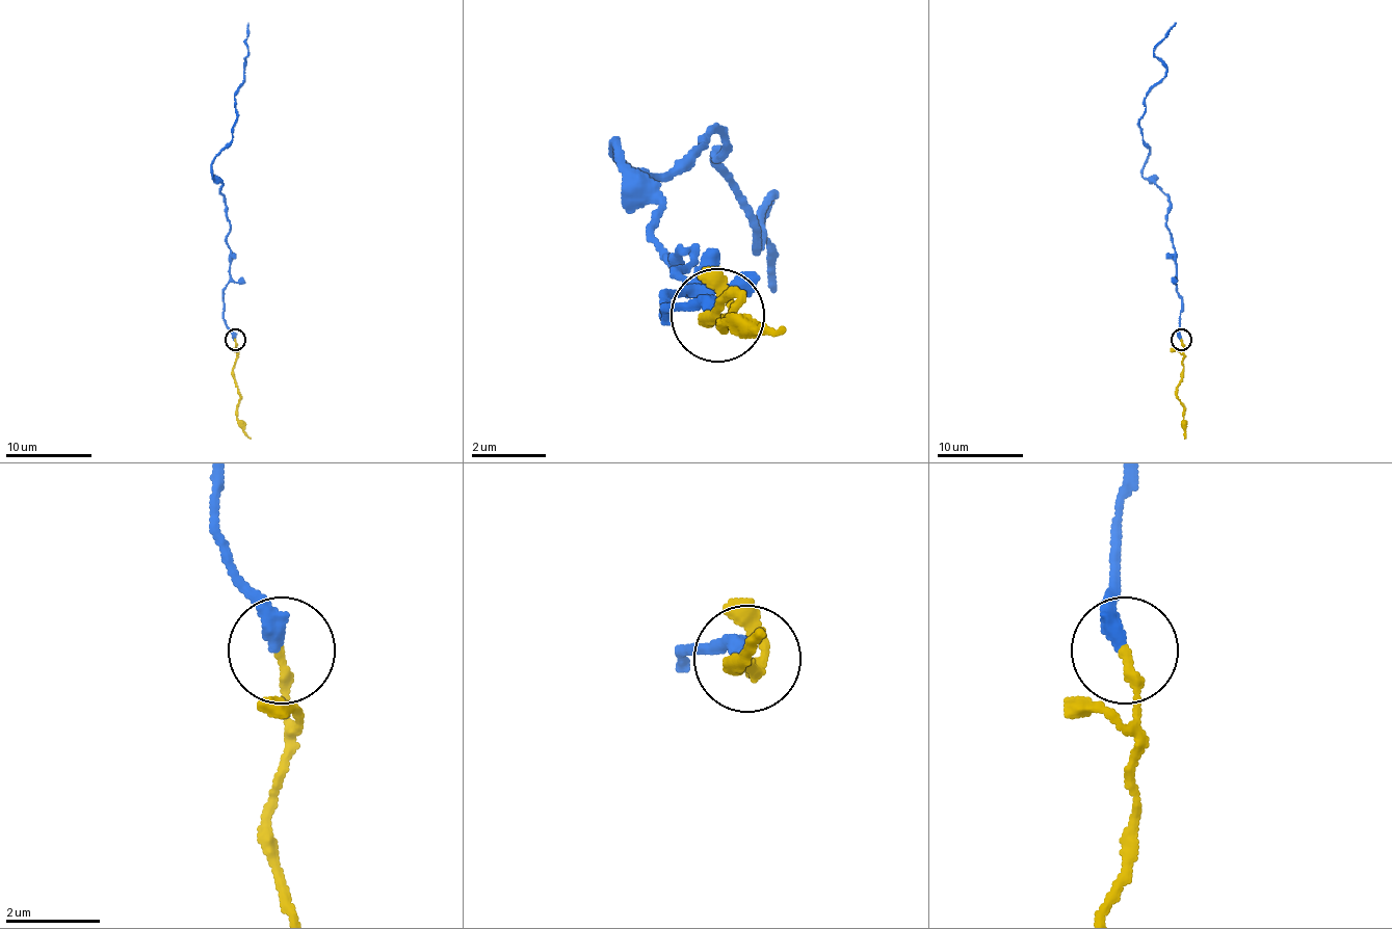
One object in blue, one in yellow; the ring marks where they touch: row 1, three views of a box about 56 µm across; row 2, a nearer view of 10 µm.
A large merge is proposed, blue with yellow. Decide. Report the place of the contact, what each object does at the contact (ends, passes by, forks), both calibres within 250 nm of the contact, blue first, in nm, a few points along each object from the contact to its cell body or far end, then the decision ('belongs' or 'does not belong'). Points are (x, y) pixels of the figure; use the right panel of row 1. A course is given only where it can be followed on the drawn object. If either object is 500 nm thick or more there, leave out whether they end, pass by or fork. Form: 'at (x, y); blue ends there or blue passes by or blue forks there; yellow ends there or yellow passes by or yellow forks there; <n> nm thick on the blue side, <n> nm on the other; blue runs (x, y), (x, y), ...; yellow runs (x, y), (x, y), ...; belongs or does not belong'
at (1181, 340); blue ends there; yellow ends there; 360 nm thick on the blue side, 200 nm on the other; blue runs (1181, 339), (1170, 197), (1141, 176), (1149, 147), (1139, 118), (1165, 73), (1153, 48), (1176, 22); yellow runs (1181, 339), (1183, 379), (1176, 395), (1183, 407), (1185, 438); belongs

